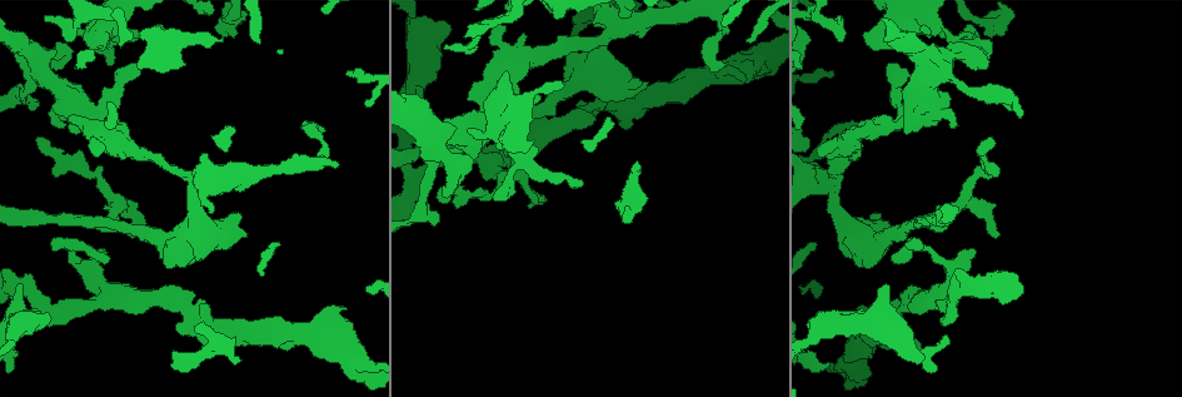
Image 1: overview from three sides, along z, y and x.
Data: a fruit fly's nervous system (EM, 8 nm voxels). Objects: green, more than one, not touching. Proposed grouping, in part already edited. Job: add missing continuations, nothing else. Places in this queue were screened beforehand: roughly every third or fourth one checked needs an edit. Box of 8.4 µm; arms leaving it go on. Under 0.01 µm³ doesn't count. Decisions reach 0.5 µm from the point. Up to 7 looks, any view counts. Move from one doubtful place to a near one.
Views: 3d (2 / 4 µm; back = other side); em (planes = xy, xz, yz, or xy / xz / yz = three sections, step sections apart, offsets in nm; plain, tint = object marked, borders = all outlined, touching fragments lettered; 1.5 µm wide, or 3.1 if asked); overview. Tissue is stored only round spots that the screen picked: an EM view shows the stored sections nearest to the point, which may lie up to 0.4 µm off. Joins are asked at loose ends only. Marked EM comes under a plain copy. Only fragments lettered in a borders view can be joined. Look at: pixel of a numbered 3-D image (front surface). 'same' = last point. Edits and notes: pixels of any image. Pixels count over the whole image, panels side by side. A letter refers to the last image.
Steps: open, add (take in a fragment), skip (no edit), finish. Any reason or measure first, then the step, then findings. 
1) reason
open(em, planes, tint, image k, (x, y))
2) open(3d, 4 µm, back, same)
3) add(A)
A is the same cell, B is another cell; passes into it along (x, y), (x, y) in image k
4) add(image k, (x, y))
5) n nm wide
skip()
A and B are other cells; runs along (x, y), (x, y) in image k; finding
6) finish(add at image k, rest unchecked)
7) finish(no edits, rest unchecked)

free end
open(3d, 4 µm, image 1, (345, 308))

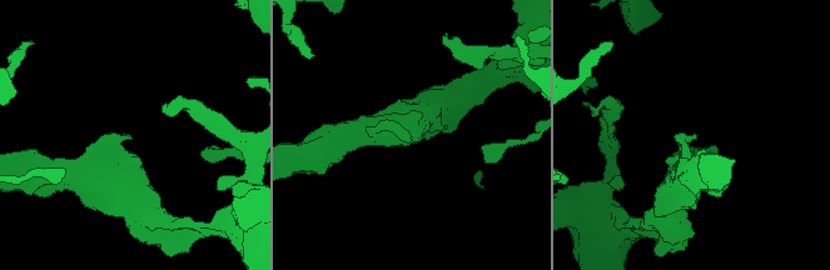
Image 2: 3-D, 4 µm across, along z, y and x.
open(em, planes, borders, image 2, (695, 139))

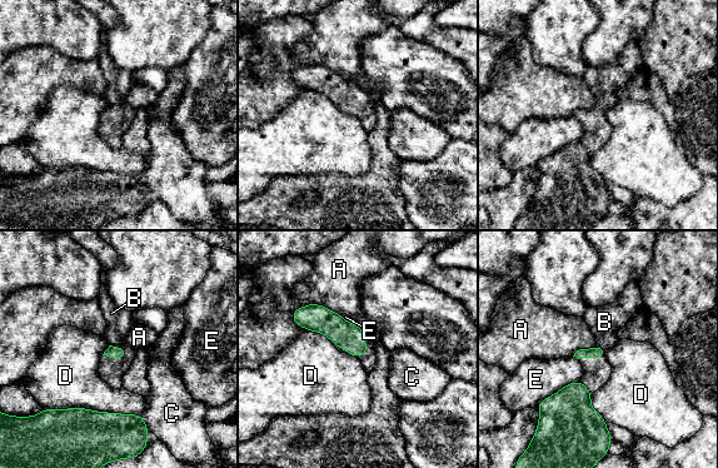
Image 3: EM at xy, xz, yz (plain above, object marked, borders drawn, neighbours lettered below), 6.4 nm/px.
add(B)
B is the same cell, A, C, D and E are other cells; it goes on there

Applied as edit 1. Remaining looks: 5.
free end
open(em, planes, tint, image 1, (421, 93))

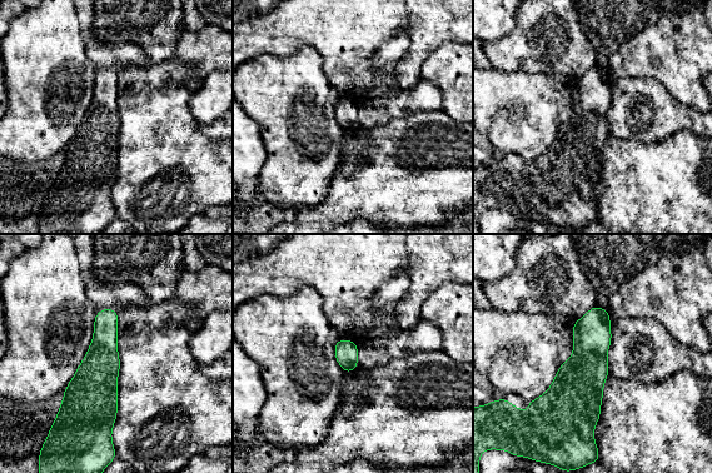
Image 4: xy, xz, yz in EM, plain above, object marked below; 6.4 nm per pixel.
see the neighbours
open(em, planes, borders, same)

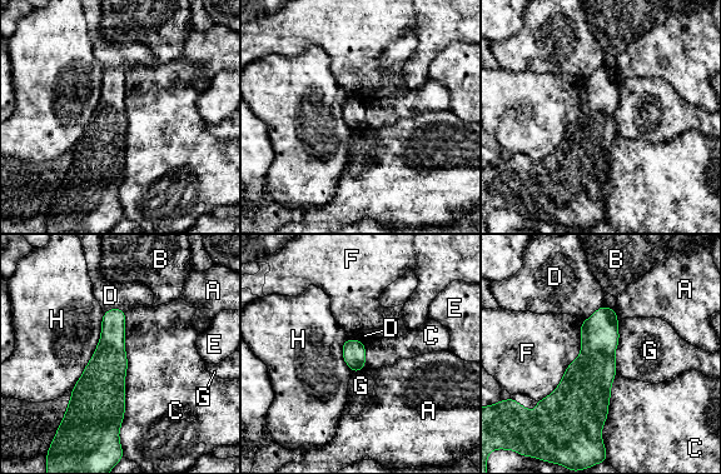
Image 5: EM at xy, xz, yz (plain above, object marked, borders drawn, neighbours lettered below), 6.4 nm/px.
260 nm wide
skip()
A, B, C, D, E, F, G and H are other cells; border along (125, 312), (125, 412), (119, 440) in image 5; no lettered fragment goes on from it

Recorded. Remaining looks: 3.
an open end
open(em, planes, borders, image 1, (107, 253))

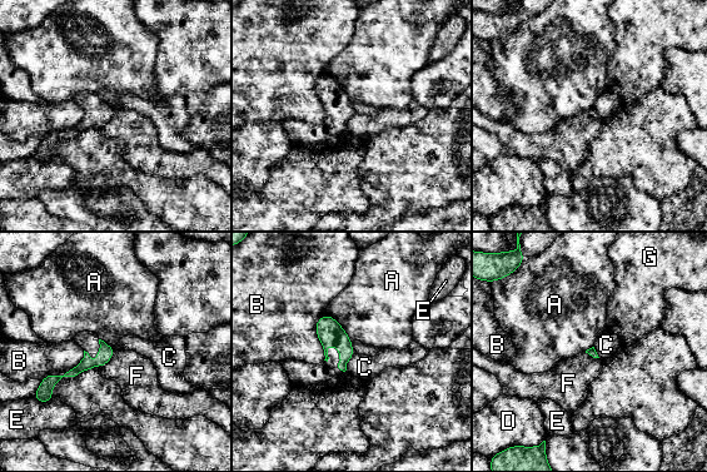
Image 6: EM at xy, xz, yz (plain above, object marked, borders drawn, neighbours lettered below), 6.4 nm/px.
skip()
A, B, C, D, E, F and G are other cells; runs along (110, 351), (56, 377), (48, 391) in image 6; no lettered fragment goes on from it

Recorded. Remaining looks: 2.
finish(add at image 3, rest unchecked)

